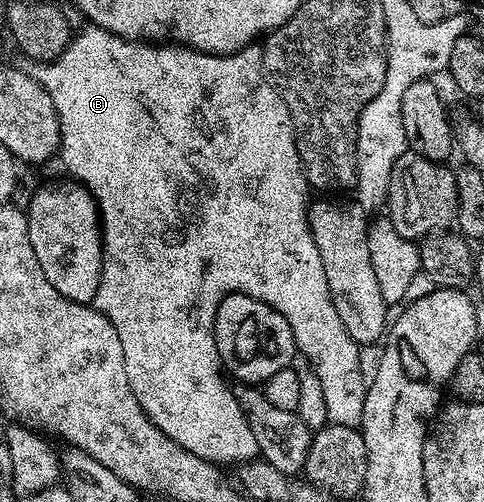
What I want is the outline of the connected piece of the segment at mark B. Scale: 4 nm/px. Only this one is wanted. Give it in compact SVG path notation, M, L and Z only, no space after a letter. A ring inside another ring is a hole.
M85 25L69 40L67 49L52 63L36 68L36 82L49 94L53 108L57 110L57 120L61 130L59 160L70 171L72 178L84 187L97 200L97 209L101 217L101 248L103 265L101 280L95 306L103 311L110 321L115 321L119 329L127 333L133 351L153 351L165 367L157 371L161 379L132 379L130 383L153 383L153 387L165 387L161 395L141 395L138 401L141 408L151 416L154 425L167 437L171 437L180 447L185 447L201 459L216 461L218 464L233 463L237 459L237 439L225 431L217 431L217 379L209 375L209 355L211 359L211 328L219 305L229 295L250 295L263 301L271 309L278 311L291 327L297 350L303 356L311 357L314 376L323 387L324 401L327 404L328 422L348 427L360 426L363 405L366 401L367 377L363 375L361 365L361 347L347 333L339 321L331 293L327 289L327 273L323 273L323 261L319 261L319 249L315 249L313 234L309 232L307 214L307 184L305 170L301 168L297 142L293 132L293 122L287 105L281 100L273 84L265 77L265 66L261 63L261 47L250 45L233 55L210 55L203 51L194 51L192 47L180 45L154 45L149 41L130 41L121 39L101 27ZM129 323L137 331L129 331Z

